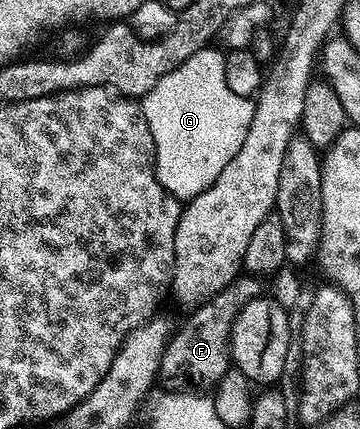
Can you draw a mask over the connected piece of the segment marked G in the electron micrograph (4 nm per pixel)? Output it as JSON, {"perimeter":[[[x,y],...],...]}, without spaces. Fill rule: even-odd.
{"perimeter":[[[213,48],[201,49],[182,65],[176,65],[171,72],[163,75],[163,79],[159,79],[159,83],[155,83],[155,87],[151,87],[151,91],[145,94],[140,102],[151,127],[157,178],[169,193],[173,189],[203,191],[211,187],[215,179],[219,179],[219,171],[223,171],[223,167],[227,167],[227,163],[235,159],[235,151],[243,147],[243,139],[247,139],[247,131],[251,127],[254,102],[243,95],[235,95],[227,87],[227,81],[224,79],[226,54],[220,48]]]}

